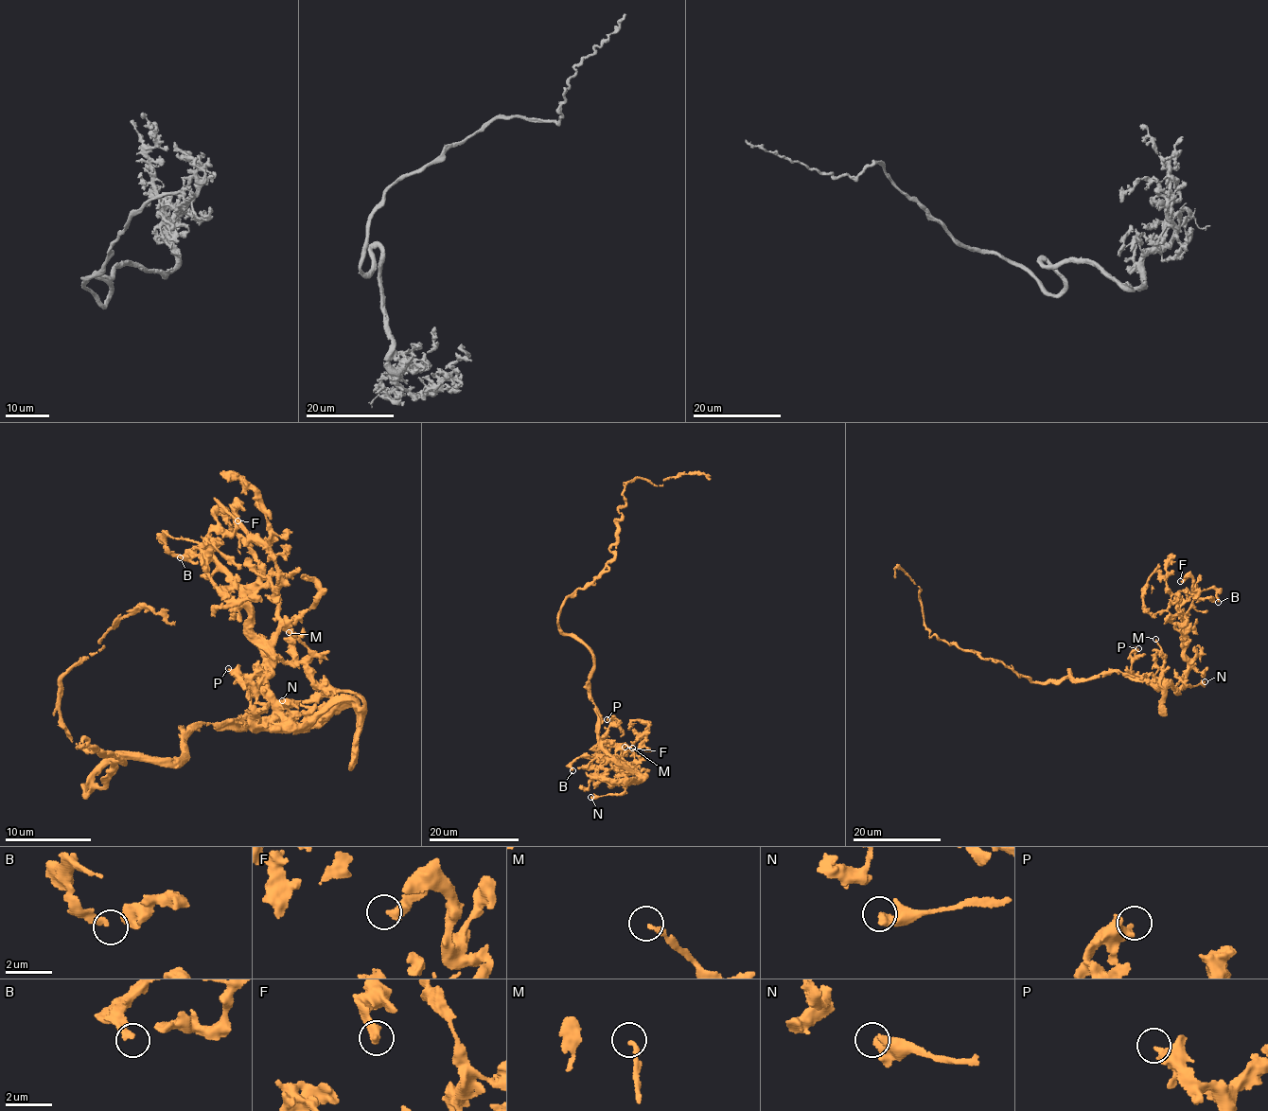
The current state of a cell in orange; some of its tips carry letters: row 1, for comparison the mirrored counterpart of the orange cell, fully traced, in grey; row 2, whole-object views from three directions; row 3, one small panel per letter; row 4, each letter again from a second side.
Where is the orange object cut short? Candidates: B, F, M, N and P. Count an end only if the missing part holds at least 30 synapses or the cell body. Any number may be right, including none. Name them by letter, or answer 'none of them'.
M

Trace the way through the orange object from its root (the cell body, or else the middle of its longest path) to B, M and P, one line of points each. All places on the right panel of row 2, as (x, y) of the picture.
B: (1080, 678), (1119, 672), (1180, 690), (1186, 614), (1203, 590), (1214, 590), (1218, 602)
M: (1080, 678), (1091, 679), (1100, 674), (1119, 672), (1149, 678), (1157, 687), (1164, 673), (1163, 652), (1155, 639)
P: (1080, 678), (1091, 679), (1100, 674), (1115, 671), (1146, 678), (1131, 669), (1131, 655), (1138, 648)

